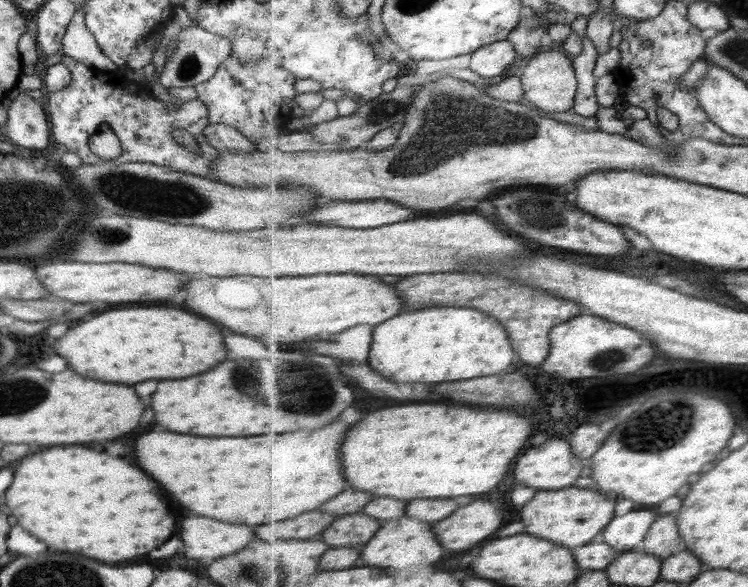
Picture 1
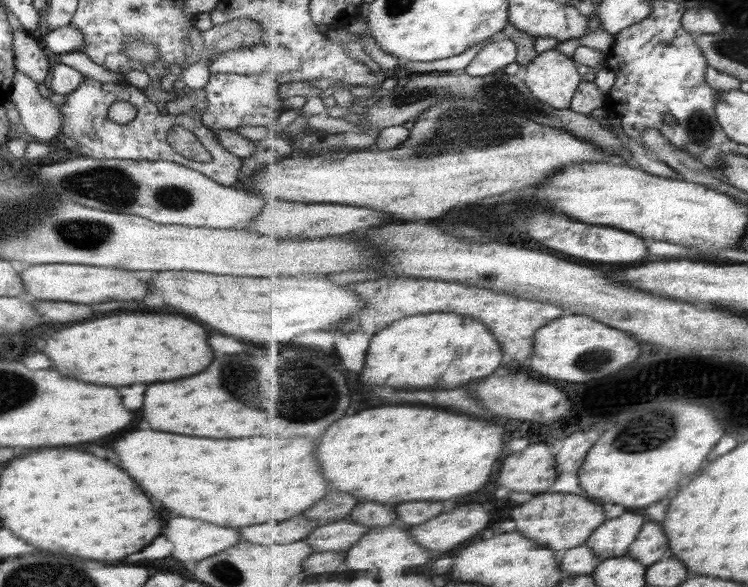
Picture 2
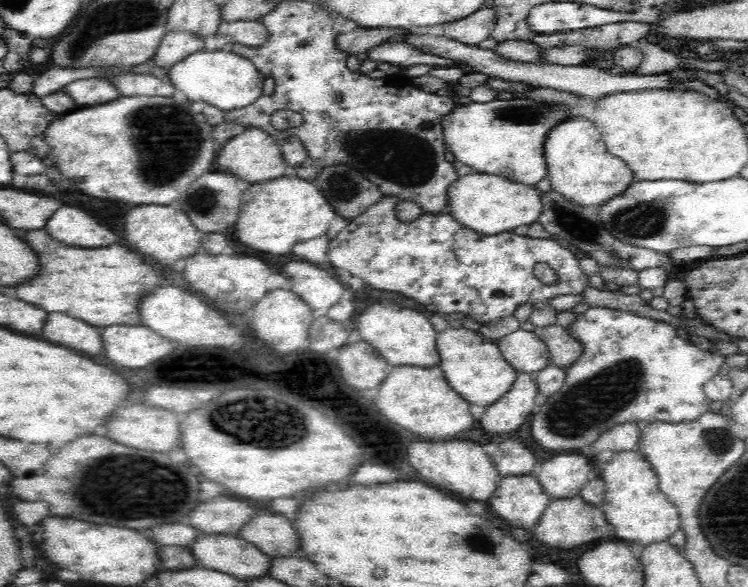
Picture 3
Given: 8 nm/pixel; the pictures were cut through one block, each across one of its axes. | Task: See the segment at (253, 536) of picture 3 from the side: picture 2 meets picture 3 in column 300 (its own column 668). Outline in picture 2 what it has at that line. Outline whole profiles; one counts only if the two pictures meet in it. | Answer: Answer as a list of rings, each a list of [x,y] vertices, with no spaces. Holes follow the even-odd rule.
[[[648,521],[643,525],[639,538],[631,544],[629,556],[642,562],[645,566],[655,564],[669,552],[669,540],[663,532],[661,524]]]

